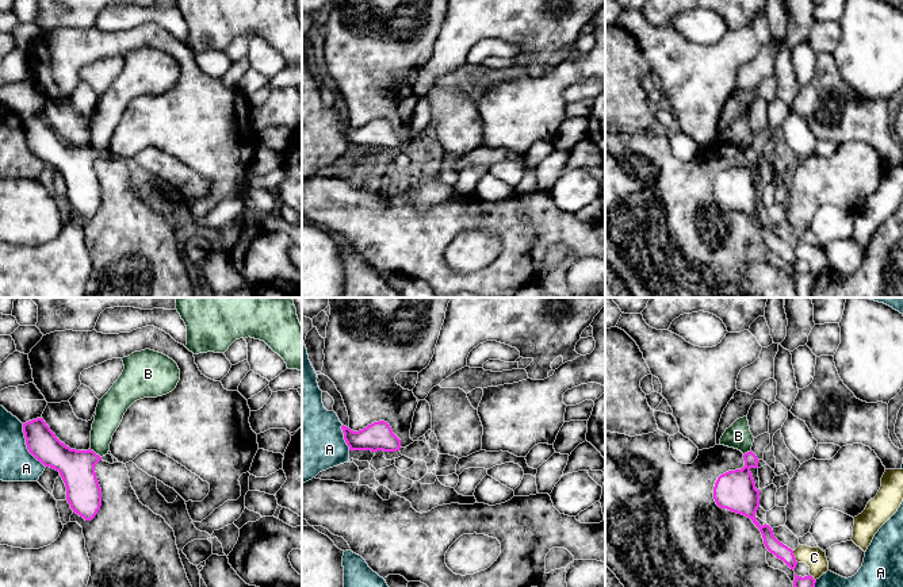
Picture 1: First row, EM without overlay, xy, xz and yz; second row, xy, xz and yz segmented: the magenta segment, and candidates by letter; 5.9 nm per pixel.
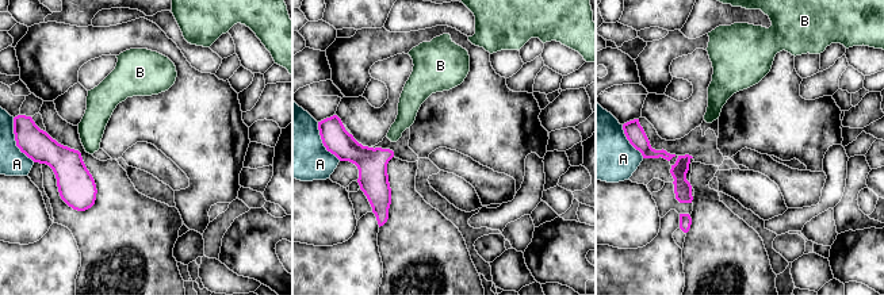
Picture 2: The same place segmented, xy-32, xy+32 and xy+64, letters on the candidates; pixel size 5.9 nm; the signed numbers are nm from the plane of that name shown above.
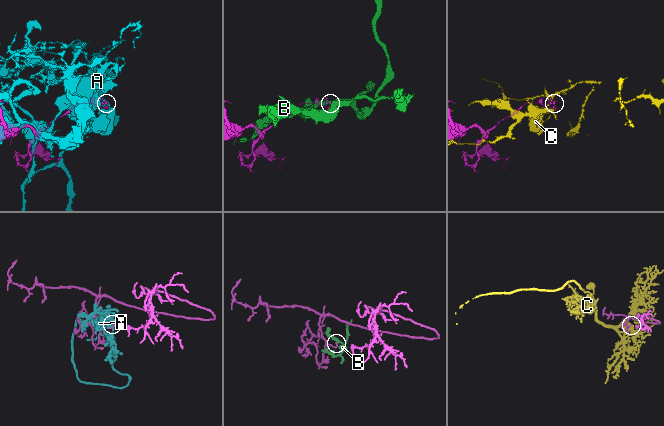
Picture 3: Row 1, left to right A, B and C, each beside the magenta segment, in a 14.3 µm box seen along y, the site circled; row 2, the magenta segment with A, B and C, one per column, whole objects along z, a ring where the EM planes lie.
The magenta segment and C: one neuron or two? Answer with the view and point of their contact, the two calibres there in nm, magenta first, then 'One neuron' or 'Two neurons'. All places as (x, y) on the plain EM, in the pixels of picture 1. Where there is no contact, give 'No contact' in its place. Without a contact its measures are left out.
Touches magenta at yz (794, 253). Thickness 90 nm (magenta) against 120 nm. Two neurons

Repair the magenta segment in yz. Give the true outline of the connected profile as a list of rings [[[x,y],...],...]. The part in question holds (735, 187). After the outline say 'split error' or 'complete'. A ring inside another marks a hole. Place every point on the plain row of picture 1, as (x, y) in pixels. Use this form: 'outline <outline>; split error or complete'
outline [[[750,147],[743,151],[745,164],[720,172],[713,184],[713,196],[720,206],[742,211],[759,226],[766,246],[783,257],[791,266],[796,265],[793,248],[780,239],[769,222],[759,222],[755,210],[759,204],[759,187],[755,185],[751,165],[758,165],[759,157]]]; complete

